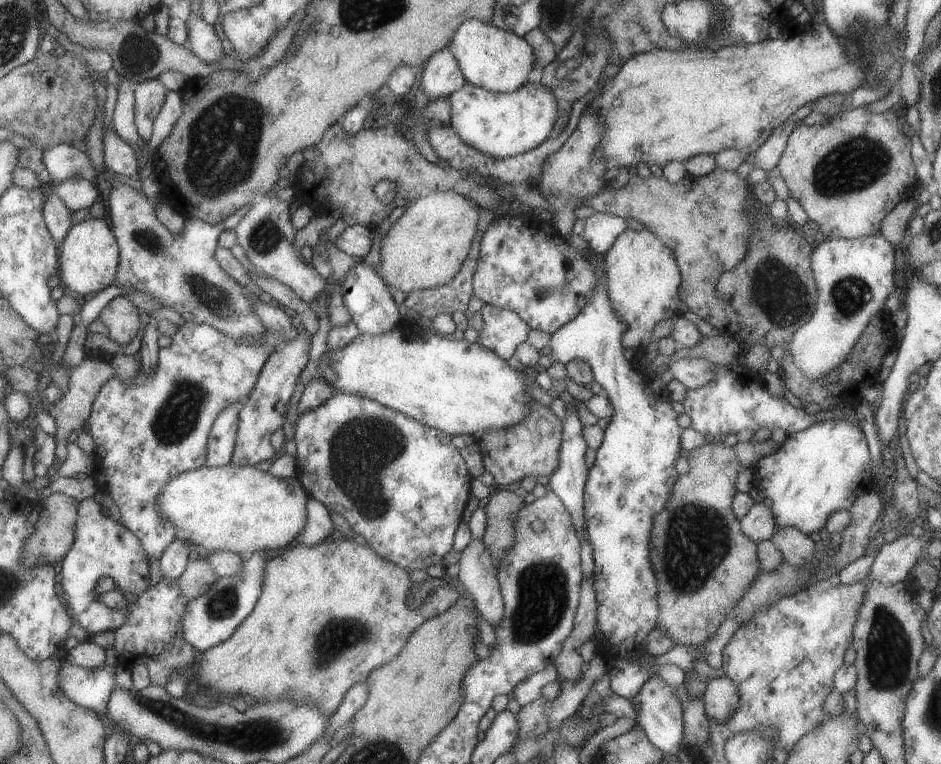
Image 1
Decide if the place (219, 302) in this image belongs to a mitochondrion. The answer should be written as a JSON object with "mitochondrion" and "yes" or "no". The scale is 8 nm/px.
{"mitochondrion":"yes"}

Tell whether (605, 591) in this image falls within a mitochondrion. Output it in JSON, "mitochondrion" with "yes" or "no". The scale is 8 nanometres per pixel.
{"mitochondrion":"no"}

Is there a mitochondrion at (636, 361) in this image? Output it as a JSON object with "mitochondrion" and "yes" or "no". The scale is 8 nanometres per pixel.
{"mitochondrion":"no"}

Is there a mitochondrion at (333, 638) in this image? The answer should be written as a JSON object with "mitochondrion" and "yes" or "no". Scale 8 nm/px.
{"mitochondrion":"yes"}

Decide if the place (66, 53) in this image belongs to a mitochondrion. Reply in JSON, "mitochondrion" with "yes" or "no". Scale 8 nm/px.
{"mitochondrion":"no"}

